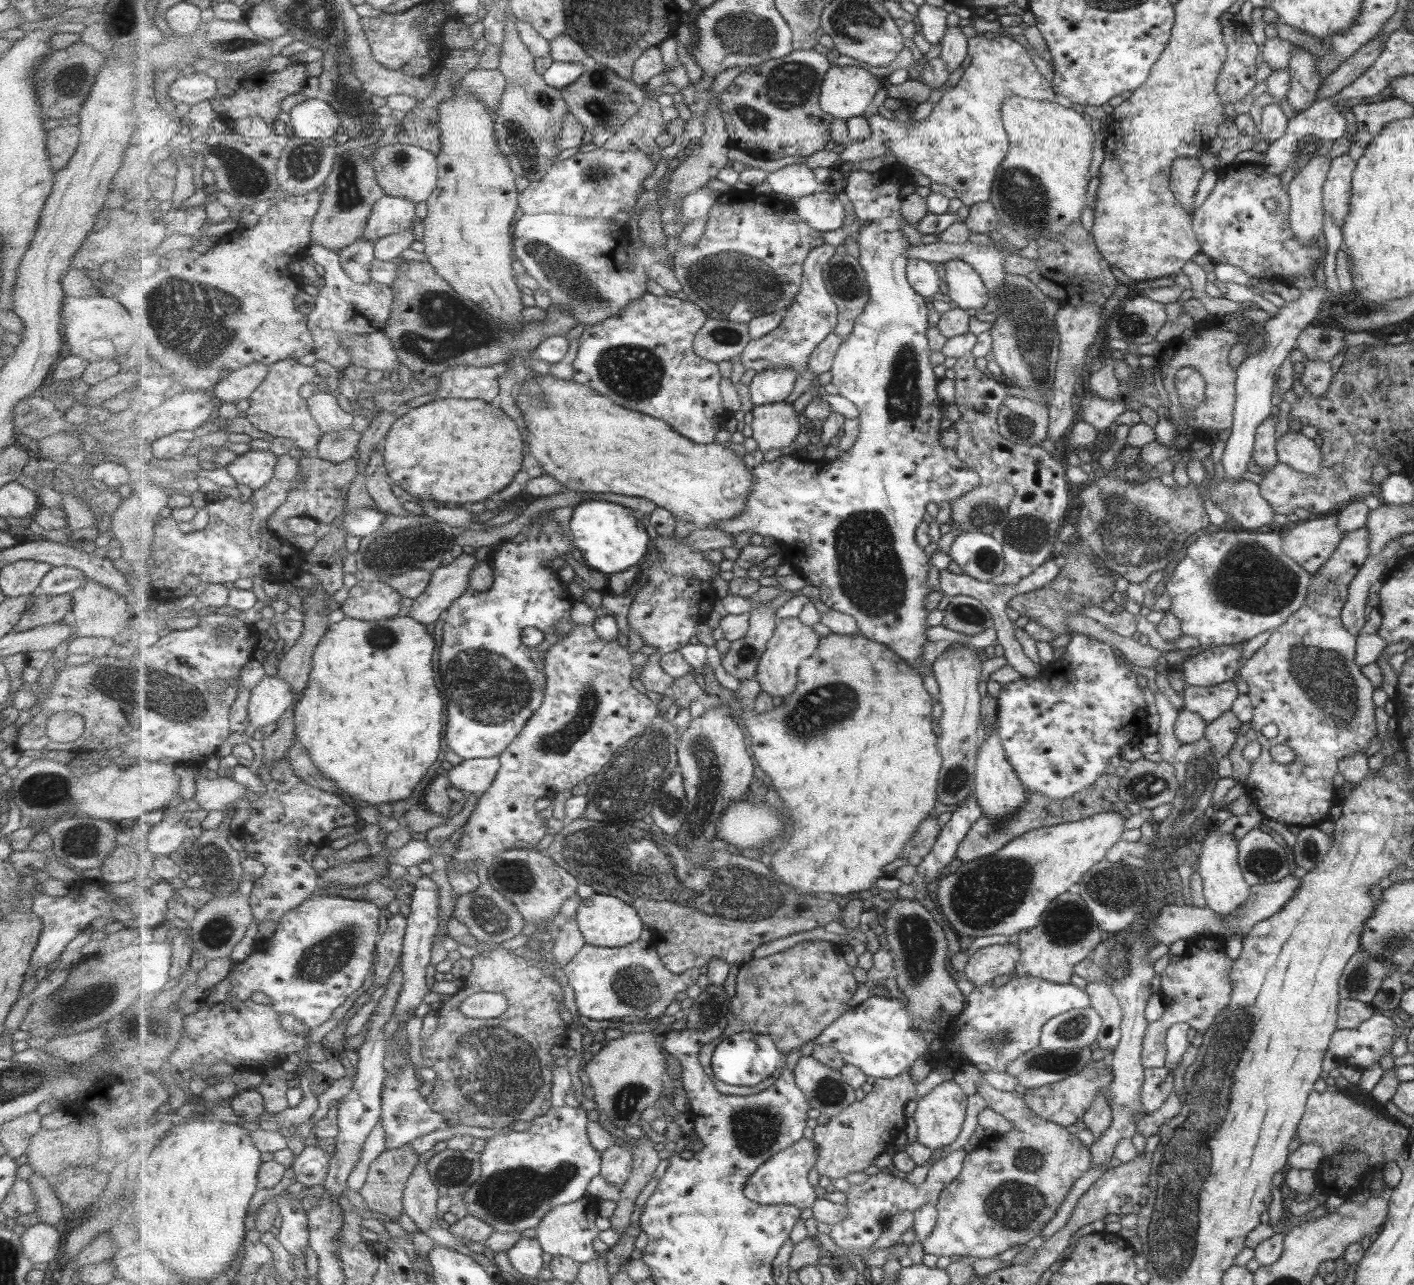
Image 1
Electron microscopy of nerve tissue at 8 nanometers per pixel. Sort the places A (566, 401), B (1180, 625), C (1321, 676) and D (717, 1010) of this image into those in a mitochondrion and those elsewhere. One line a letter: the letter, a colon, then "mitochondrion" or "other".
A: other
B: other
C: mitochondrion
D: other

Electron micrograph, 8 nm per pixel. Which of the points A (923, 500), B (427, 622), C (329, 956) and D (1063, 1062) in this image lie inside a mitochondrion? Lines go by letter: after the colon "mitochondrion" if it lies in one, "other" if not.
A: other
B: other
C: mitochondrion
D: mitochondrion

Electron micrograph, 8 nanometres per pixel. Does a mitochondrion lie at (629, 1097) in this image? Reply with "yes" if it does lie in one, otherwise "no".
yes

